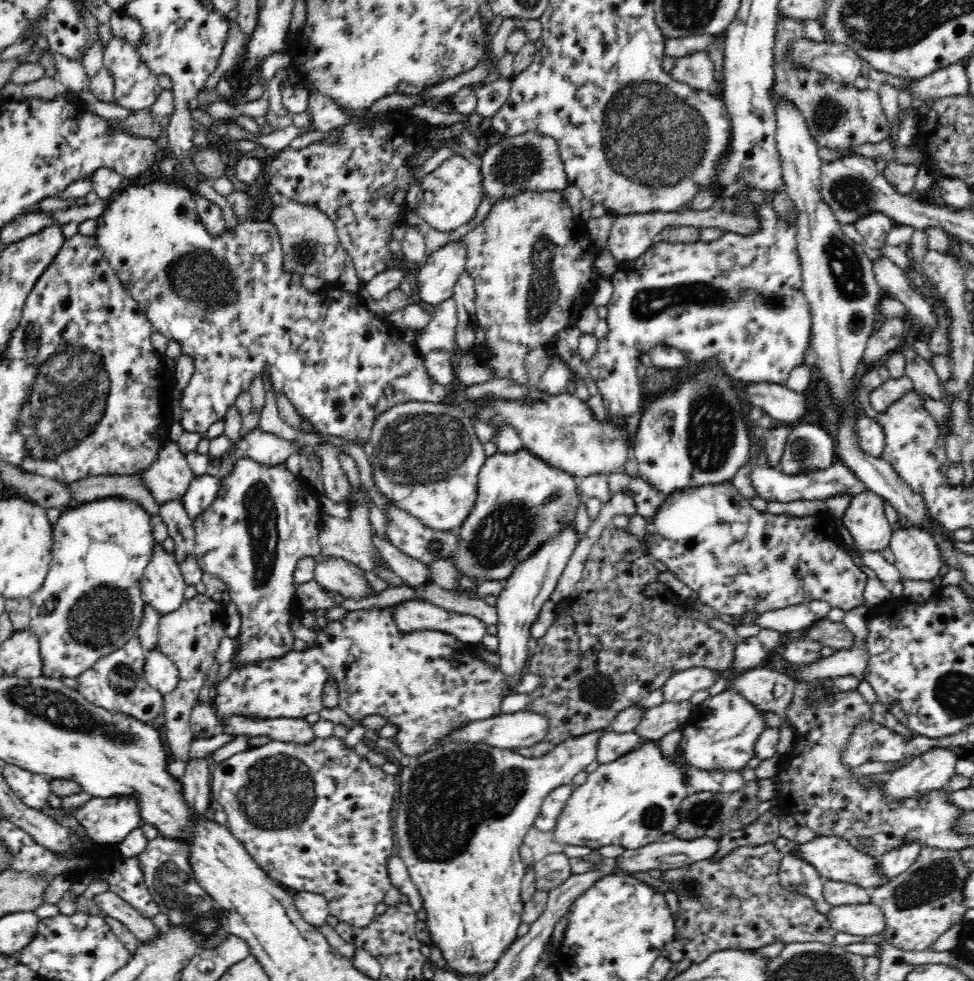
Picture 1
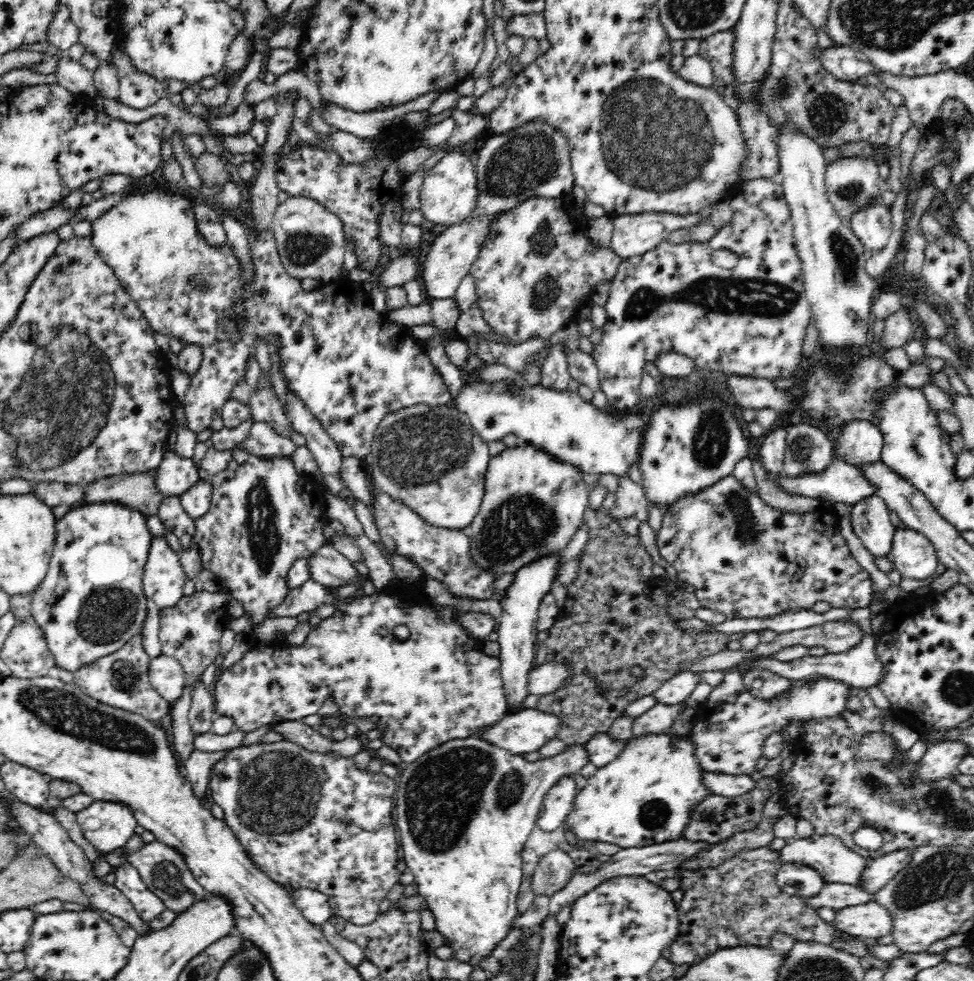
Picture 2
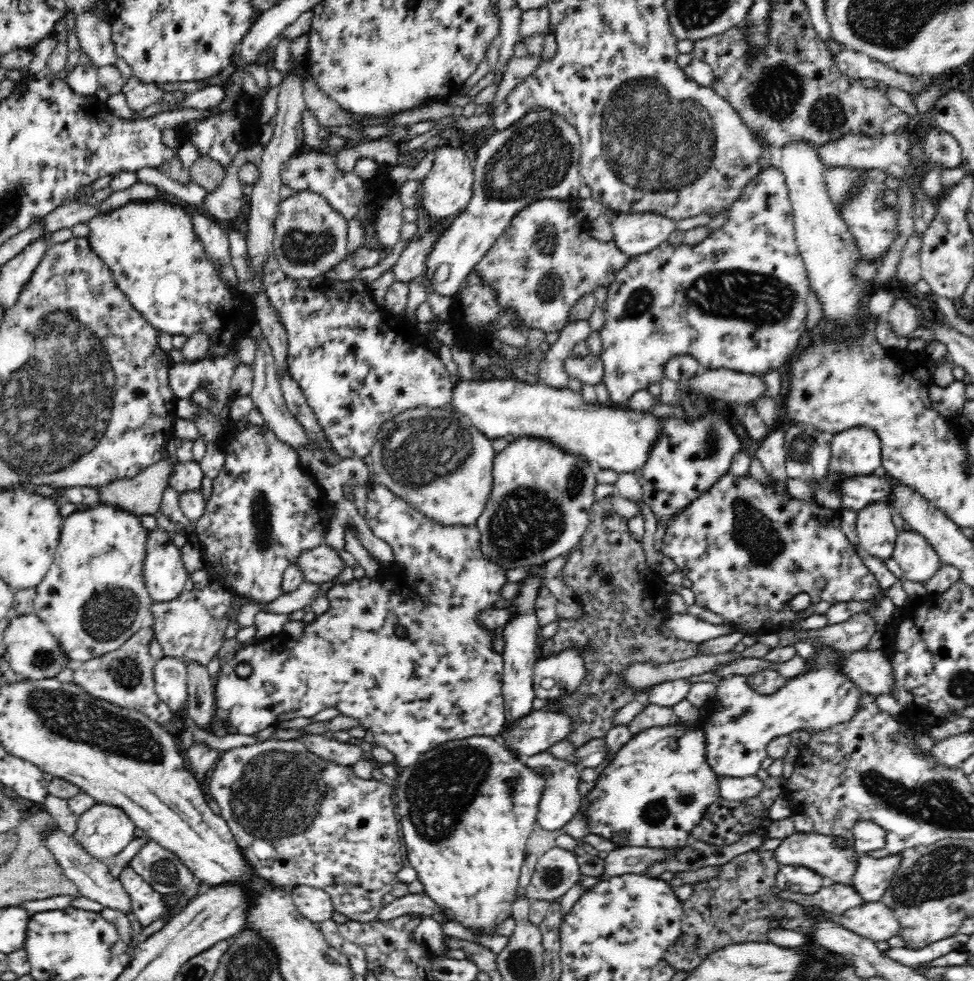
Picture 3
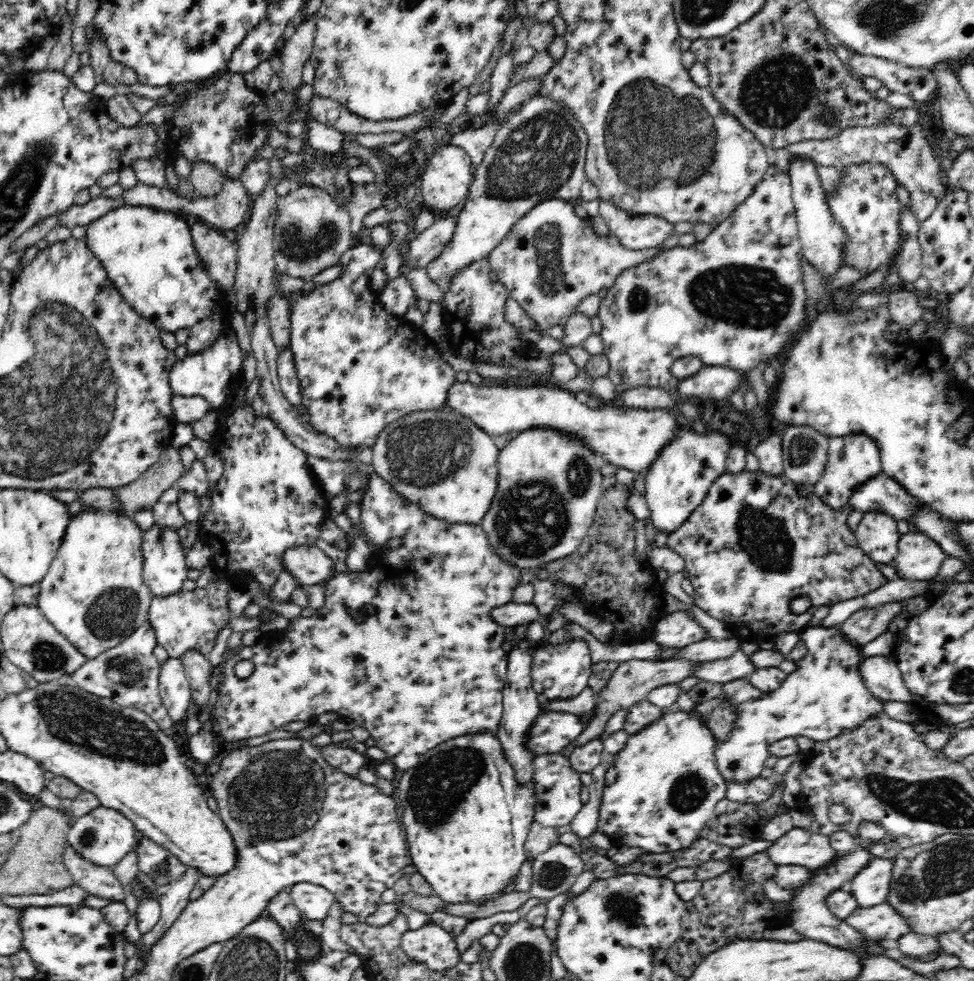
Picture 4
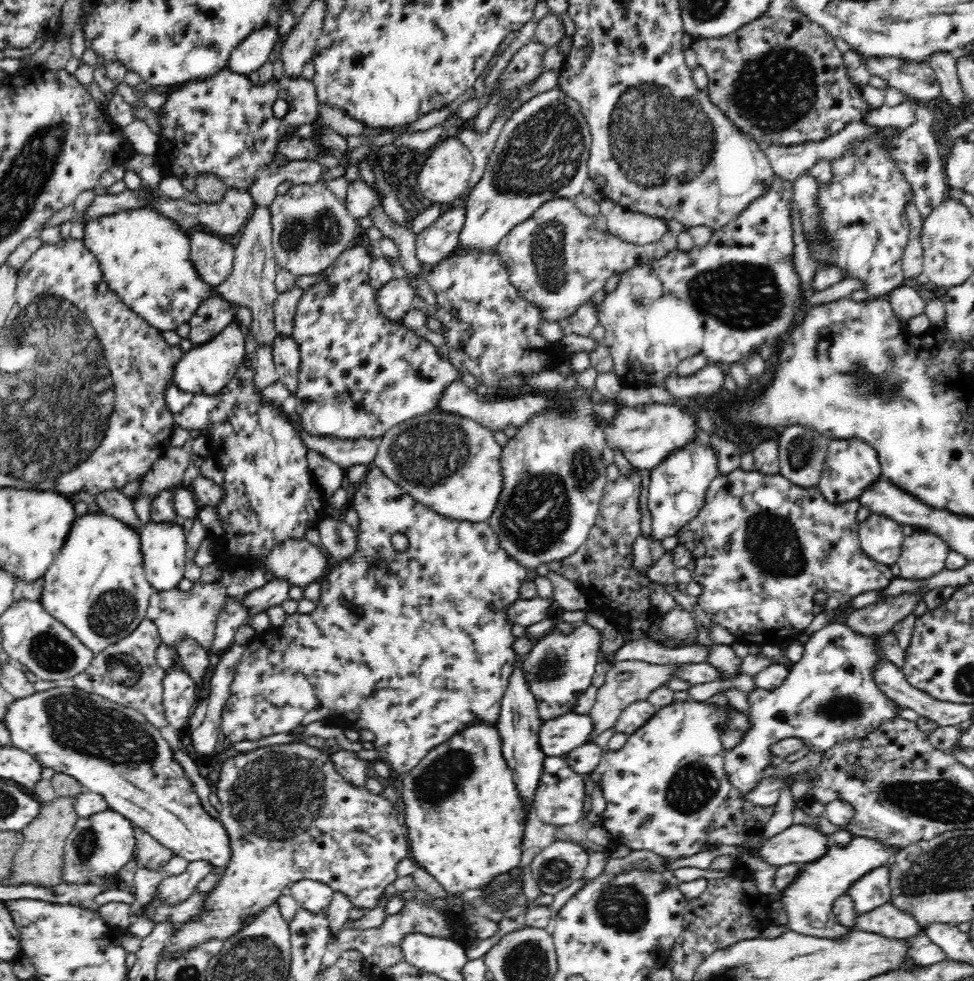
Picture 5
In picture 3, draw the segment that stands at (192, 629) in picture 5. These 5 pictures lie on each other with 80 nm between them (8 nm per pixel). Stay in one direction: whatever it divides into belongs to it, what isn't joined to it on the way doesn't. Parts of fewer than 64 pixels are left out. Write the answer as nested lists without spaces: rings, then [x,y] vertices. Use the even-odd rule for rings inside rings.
[[[204,585],[199,590],[182,591],[178,598],[168,602],[157,602],[152,606],[153,631],[155,637],[161,644],[164,657],[179,658],[189,667],[190,663],[207,666],[207,664],[218,654],[224,642],[224,632],[231,621],[231,602],[234,596],[230,590],[224,589],[221,585]]]

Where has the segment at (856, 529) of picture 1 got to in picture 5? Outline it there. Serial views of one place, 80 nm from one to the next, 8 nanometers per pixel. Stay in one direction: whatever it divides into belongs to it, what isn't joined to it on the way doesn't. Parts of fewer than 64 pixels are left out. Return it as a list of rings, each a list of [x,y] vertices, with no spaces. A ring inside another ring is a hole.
[[[871,513],[858,526],[861,548],[882,565],[895,567],[904,538],[902,526],[884,515]]]

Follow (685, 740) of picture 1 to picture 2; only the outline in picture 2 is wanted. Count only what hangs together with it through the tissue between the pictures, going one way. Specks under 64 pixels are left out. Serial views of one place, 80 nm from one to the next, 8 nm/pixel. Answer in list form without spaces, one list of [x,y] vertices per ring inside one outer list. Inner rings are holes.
[[[741,669],[727,670],[723,682],[695,708],[694,722],[688,735],[690,743],[694,745],[694,757],[704,771],[752,774],[754,764],[762,756],[762,742],[770,732],[782,730],[788,722],[838,716],[846,706],[849,688],[849,685],[837,680],[796,682],[789,693],[773,701],[764,701],[744,689]]]

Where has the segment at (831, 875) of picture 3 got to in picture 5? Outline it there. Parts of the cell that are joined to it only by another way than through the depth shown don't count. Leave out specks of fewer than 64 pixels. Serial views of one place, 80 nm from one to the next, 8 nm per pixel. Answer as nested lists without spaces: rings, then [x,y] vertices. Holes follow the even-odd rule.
[[[794,824],[763,843],[754,854],[777,867],[816,862],[828,854],[832,841],[810,825]]]

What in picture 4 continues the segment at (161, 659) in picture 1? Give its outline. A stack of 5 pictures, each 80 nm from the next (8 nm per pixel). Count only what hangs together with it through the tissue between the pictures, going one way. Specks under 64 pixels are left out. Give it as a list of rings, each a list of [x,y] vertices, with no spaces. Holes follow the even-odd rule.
[[[168,657],[160,663],[158,688],[161,701],[173,722],[185,720],[191,710],[192,691],[181,659]]]

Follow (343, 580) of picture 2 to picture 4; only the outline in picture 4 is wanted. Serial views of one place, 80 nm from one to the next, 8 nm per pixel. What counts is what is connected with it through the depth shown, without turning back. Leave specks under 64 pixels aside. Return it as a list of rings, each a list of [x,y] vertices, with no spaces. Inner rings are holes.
[[[316,545],[288,549],[283,563],[285,570],[296,575],[302,588],[323,584],[335,575],[335,561]]]

